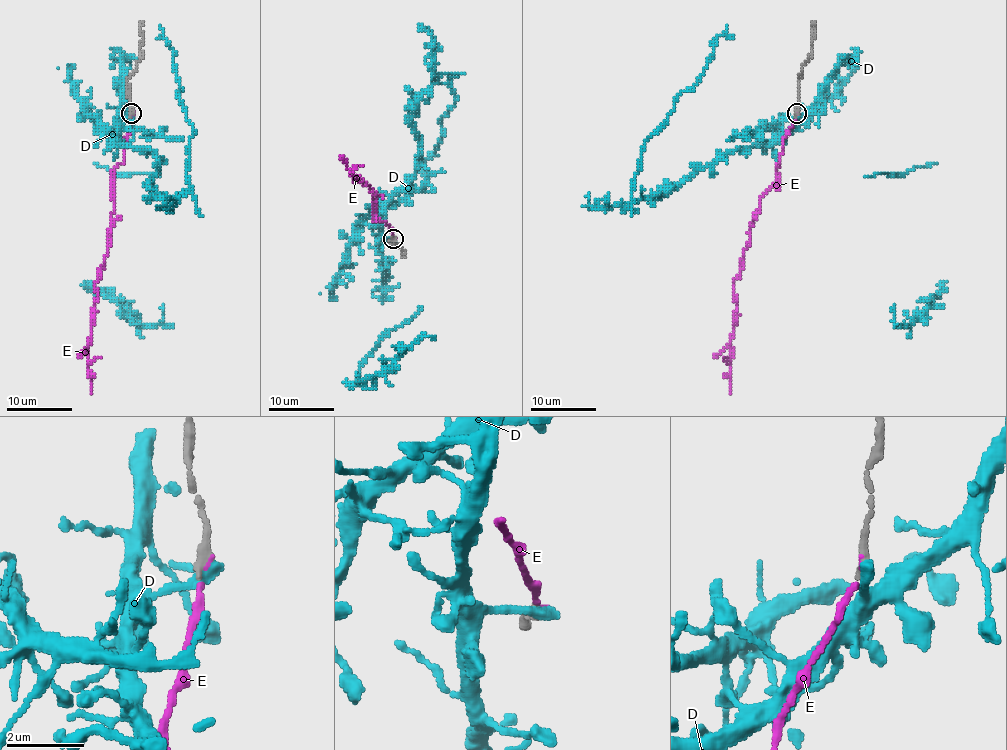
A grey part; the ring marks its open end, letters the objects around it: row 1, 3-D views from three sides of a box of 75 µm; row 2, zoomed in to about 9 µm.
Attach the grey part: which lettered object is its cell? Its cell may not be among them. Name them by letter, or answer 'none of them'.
E

